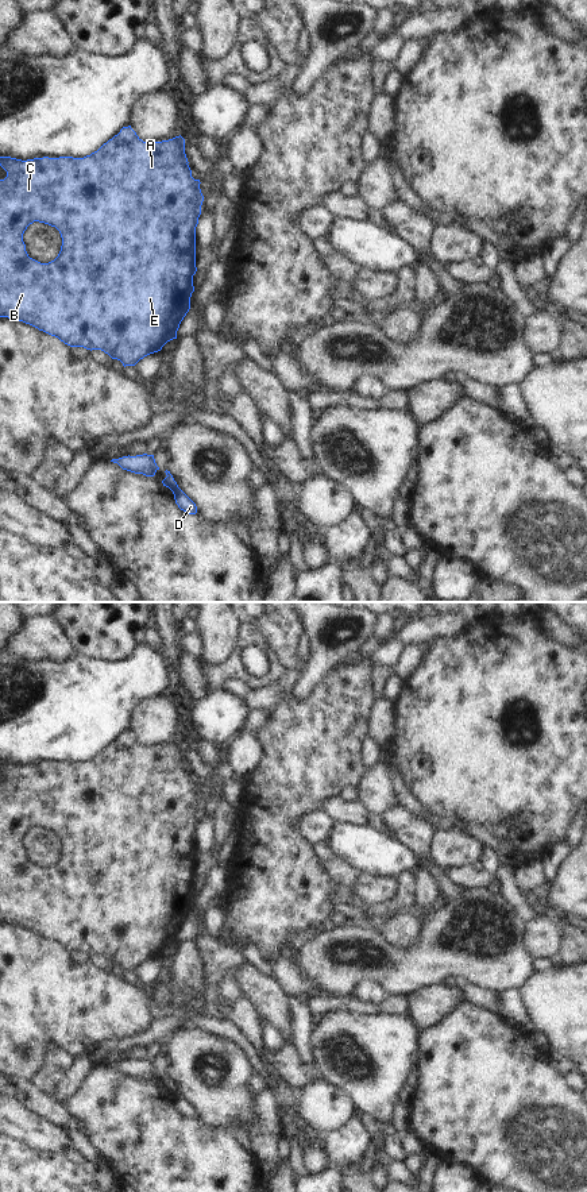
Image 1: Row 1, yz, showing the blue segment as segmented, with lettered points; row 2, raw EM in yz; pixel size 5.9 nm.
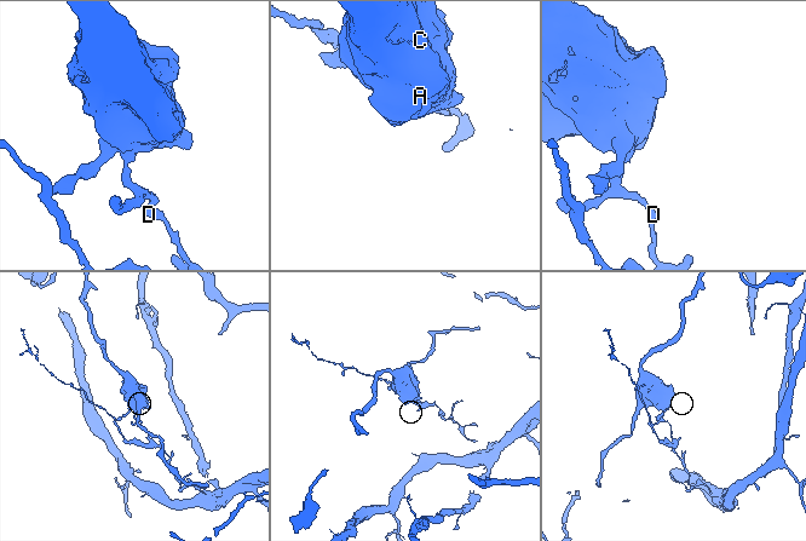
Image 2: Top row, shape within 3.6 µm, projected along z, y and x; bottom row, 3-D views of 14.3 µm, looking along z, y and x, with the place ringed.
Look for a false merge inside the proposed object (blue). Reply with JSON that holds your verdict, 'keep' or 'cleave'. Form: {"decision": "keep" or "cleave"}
{"decision": "cleave"}

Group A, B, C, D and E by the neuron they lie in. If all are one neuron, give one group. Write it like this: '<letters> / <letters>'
A B C E / D

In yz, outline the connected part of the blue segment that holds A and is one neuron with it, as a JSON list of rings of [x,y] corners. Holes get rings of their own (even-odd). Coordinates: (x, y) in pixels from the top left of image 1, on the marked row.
[[[123,127],[97,151],[84,158],[16,159],[0,157],[7,177],[0,180],[0,317],[30,324],[70,347],[101,350],[123,366],[135,366],[177,339],[194,292],[196,227],[204,196],[192,177],[179,135],[162,142],[143,142]],[[34,221],[55,227],[62,238],[58,256],[40,263],[28,256],[23,234]]]

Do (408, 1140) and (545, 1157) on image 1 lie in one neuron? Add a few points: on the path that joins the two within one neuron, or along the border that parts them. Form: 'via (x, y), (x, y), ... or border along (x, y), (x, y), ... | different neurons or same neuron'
border along (412, 1129), (425, 1149) | different neurons

